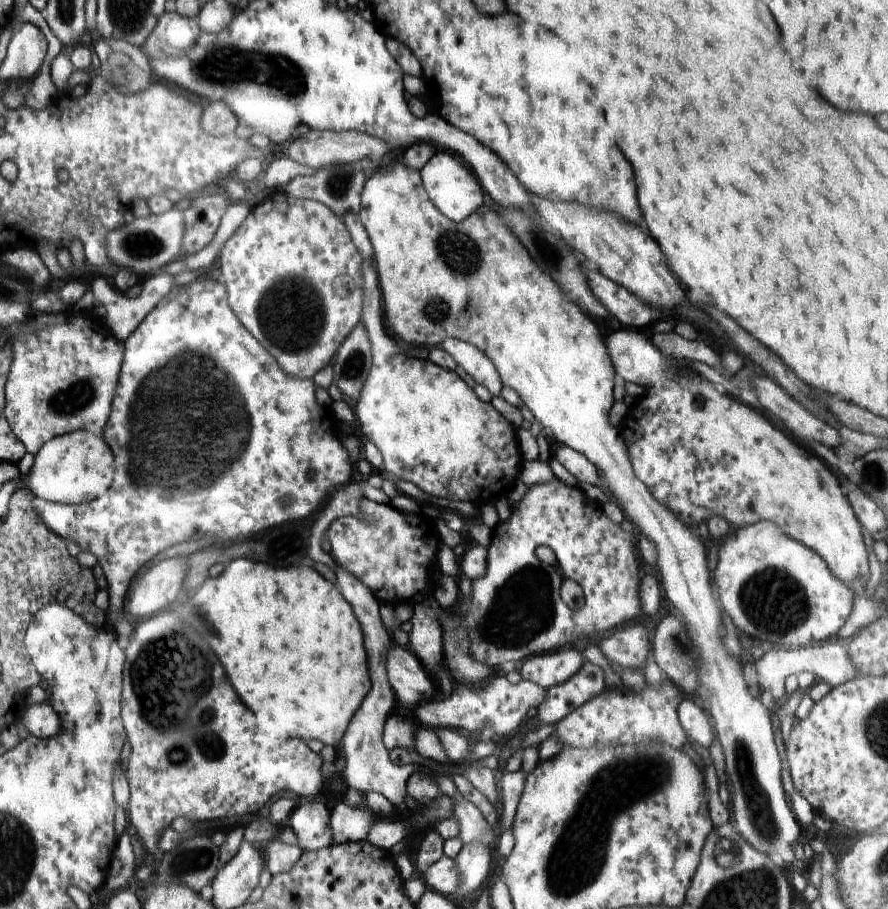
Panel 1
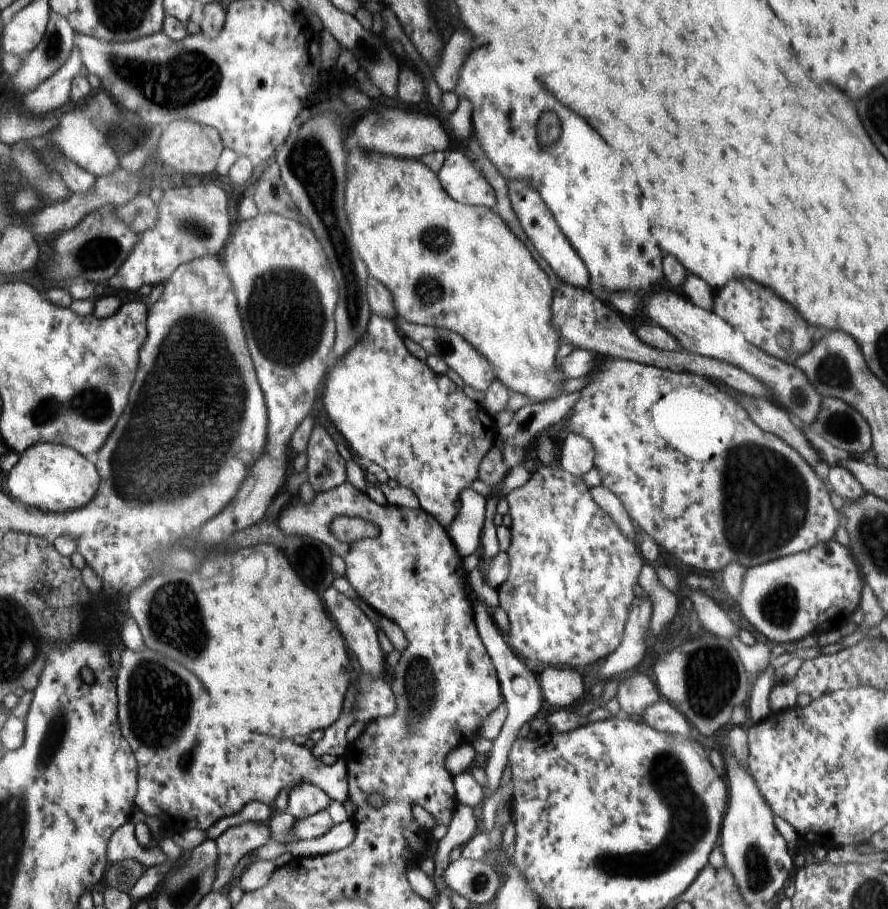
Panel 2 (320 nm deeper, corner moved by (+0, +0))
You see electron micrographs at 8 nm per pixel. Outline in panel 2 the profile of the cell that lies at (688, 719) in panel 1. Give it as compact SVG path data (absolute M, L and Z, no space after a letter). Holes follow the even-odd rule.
M658 699L648 709L644 709L641 715L644 723L654 730L690 737L691 724L686 722L687 718L666 700Z

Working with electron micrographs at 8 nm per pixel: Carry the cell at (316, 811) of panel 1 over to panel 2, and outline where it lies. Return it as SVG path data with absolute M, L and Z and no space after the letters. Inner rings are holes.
M315 784L294 785L289 793L287 811L297 819L323 811L330 804L330 797Z

